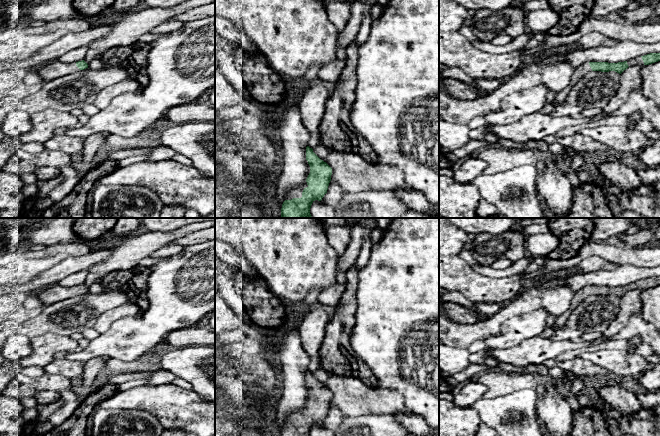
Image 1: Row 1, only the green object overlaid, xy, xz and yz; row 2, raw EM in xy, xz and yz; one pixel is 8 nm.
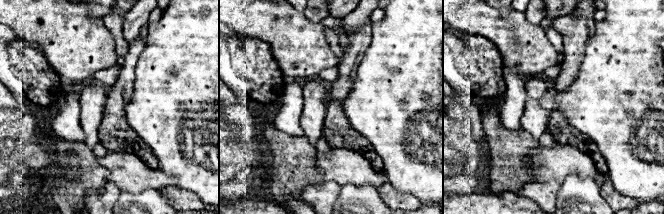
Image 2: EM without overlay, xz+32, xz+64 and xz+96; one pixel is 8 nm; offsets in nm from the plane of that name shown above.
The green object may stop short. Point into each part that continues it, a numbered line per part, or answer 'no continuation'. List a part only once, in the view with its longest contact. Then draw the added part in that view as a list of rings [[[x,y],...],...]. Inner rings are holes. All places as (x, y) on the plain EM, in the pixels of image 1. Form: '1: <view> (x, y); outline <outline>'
1: xz (296, 417); outline [[[298,411],[294,414],[292,414],[288,420],[287,420],[287,424],[291,424],[293,422],[301,422],[302,421],[302,416],[303,416],[304,412],[303,411]]]

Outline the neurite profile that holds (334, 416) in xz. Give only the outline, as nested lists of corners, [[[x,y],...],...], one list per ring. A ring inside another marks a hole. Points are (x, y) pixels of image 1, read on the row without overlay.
[[[332,404],[327,417],[321,425],[313,425],[310,436],[335,436],[335,431],[341,425],[344,414]]]

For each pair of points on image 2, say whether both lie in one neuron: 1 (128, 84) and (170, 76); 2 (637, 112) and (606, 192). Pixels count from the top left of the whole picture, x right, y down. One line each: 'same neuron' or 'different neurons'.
1: different neurons
2: different neurons

